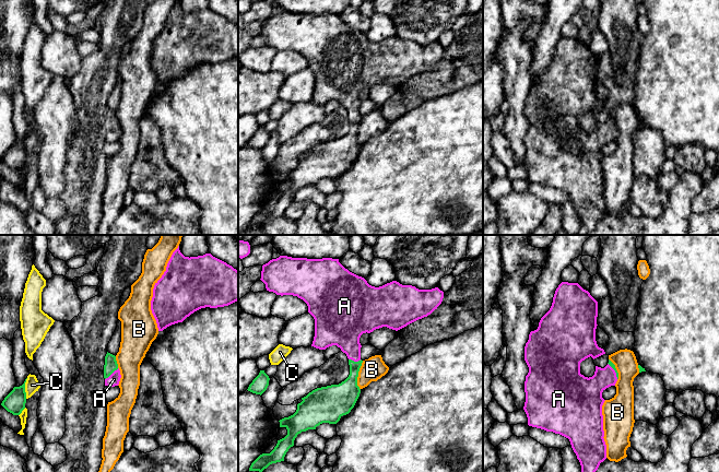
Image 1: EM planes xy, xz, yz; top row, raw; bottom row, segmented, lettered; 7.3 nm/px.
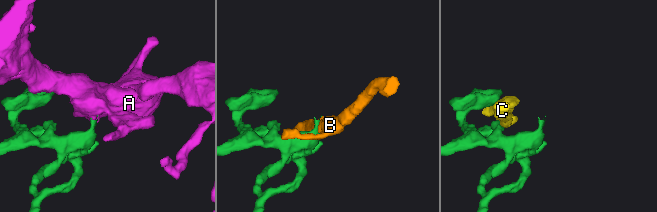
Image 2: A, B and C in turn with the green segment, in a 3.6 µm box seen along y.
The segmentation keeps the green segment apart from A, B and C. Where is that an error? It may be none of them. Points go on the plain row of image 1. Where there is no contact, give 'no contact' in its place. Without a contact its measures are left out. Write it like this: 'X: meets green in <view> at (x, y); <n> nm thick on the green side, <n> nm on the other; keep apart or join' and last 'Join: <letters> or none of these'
A: meets green in xy at (112, 128); 100 nm thick on the green side, 90 nm on the other; join
B: meets green in xz at (357, 130); 240 nm thick on the green side, 170 nm on the other; keep apart
C: meets green in xy at (24, 143); 160 nm thick on the green side, 110 nm on the other; keep apart
Join: A

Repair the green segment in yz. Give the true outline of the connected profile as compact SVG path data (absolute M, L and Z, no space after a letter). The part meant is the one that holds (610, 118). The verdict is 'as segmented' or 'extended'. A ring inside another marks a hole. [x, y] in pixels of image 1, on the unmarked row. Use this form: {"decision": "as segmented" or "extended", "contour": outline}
{"decision": "extended", "contour": "M562 37L555 46L550 66L541 73L537 85L531 86L524 102L524 116L529 122L526 131L526 157L523 165L528 173L528 180L546 187L559 189L569 194L571 203L581 221L578 235L588 235L606 214L606 200L604 197L602 148L615 141L618 128L615 120L609 115L604 123L596 121L592 132L580 129L580 118L588 113L593 115L605 109L596 96L598 72L598 57L578 38Z"}

